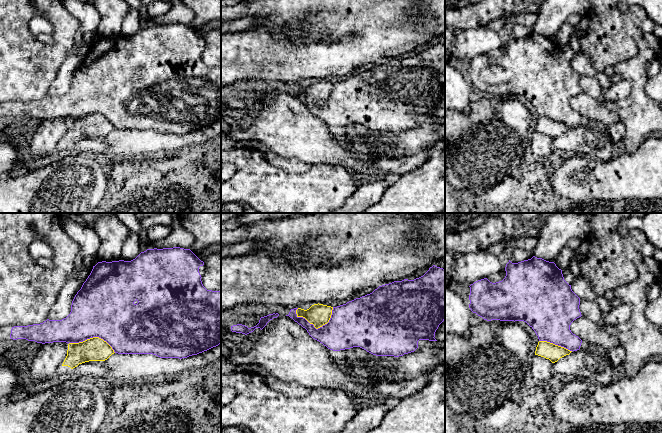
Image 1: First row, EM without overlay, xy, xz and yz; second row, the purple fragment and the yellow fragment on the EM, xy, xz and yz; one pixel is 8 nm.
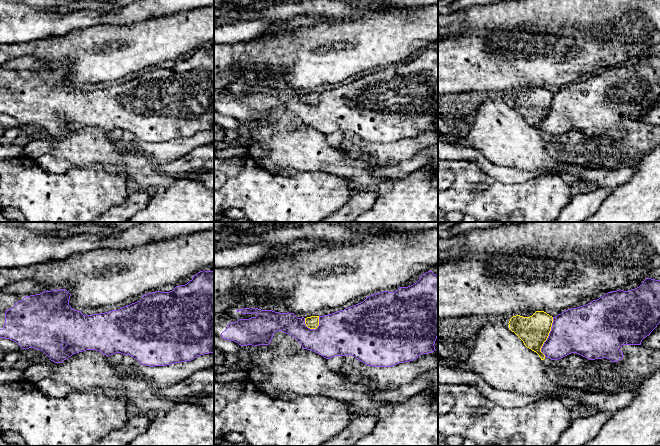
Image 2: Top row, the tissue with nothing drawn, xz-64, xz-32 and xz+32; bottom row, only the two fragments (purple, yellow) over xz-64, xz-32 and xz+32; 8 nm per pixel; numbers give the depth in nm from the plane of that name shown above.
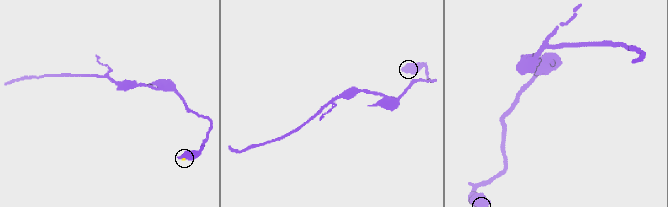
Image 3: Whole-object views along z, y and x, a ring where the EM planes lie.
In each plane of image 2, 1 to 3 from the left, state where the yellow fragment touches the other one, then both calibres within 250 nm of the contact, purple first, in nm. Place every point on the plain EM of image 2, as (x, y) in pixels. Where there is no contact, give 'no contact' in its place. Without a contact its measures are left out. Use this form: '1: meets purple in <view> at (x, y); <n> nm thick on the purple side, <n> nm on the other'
1: no contact
2: meets purple in xz-32 at (317, 103); 360 nm thick on the purple side, 100 nm on the other
3: meets purple in xz+32 at (548, 113); 360 nm thick on the purple side, 240 nm on the other

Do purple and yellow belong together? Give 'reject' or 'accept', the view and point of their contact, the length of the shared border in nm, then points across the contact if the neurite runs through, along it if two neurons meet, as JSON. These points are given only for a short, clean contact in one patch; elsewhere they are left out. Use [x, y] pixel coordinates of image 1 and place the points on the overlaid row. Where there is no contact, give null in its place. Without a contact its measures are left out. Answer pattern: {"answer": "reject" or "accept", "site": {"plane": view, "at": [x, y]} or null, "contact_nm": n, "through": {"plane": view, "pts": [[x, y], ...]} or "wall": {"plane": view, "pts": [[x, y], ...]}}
{"answer": "reject", "site": {"plane": "xz", "at": [318, 328]}, "contact_nm": 320, "wall": {"plane": "xz", "pts": [[333, 307], [330, 319], [317, 328], [299, 317], [295, 310]]}}

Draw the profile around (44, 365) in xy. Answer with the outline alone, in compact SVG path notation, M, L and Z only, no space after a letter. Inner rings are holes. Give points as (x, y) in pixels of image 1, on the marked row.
M45 343L38 350L29 367L27 381L37 383L56 373L59 364L66 358L68 343Z

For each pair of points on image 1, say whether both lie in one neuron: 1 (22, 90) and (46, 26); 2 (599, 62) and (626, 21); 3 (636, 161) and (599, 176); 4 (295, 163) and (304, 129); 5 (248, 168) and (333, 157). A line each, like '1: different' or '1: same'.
1: different
2: same
3: same
4: different
5: different

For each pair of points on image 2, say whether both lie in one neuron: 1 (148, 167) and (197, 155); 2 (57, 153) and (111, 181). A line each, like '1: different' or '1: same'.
1: different
2: different

